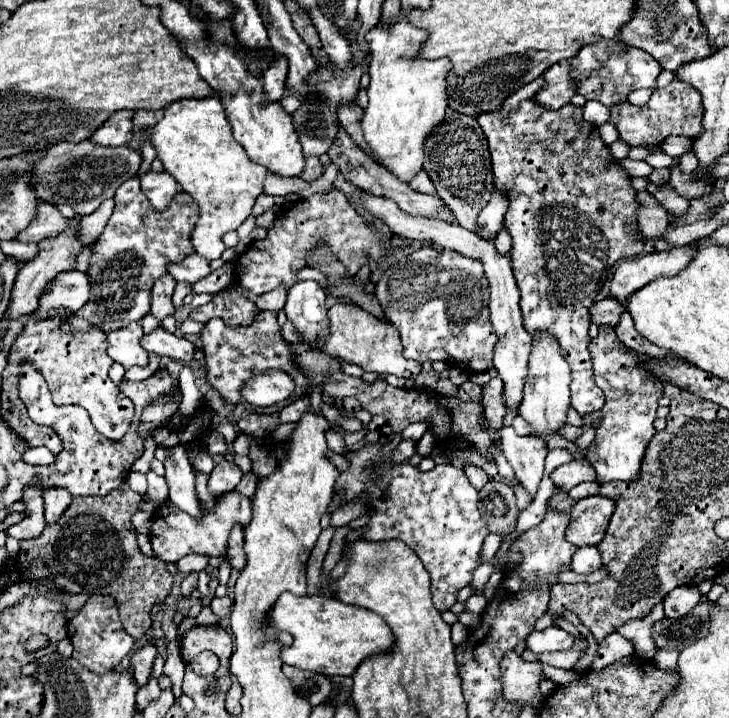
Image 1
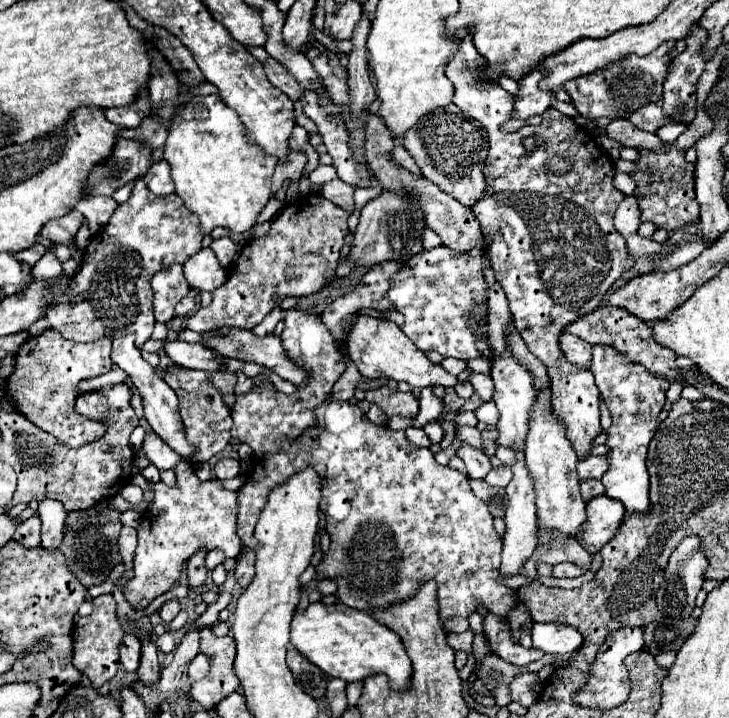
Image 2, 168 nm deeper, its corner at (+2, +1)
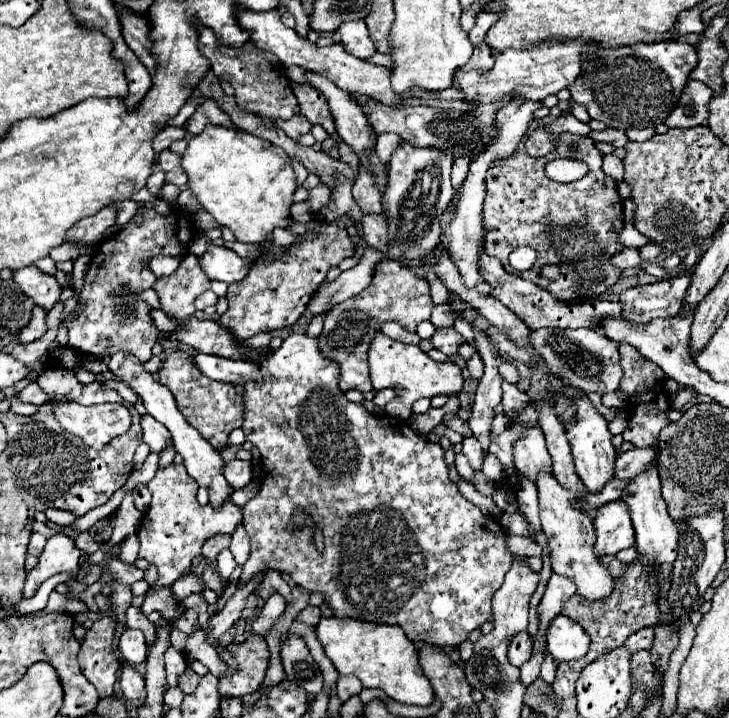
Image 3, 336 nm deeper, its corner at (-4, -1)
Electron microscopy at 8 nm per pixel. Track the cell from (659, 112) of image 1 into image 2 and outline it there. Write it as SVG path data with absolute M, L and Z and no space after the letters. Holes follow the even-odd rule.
M662 99L656 101L656 103L648 103L648 105L640 107L640 109L634 111L628 119L630 119L638 129L648 131L648 133L656 133L660 127L664 127L664 125L668 125L668 123L674 123L670 117L664 115Z

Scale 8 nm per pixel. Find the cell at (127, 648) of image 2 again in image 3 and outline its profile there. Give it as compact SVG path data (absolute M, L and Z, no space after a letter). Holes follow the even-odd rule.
M126 629L120 637L120 651L124 653L128 665L134 667L138 663L144 663L144 657L148 653L144 633L140 633L140 629Z

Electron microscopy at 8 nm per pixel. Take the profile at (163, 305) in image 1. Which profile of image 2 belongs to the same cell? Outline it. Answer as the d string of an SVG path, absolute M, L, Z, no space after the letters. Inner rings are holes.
M172 265L166 271L158 271L152 277L154 291L154 315L158 323L168 323L174 317L176 303L190 291L184 279L182 265Z

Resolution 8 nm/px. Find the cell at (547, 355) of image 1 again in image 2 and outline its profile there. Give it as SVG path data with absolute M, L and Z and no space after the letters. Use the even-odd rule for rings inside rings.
M550 385L536 391L536 399L530 409L530 419L528 419L528 435L526 435L524 453L526 453L528 471L536 487L538 525L544 529L558 529L566 537L574 537L586 519L586 511L584 511L586 503L580 495L580 487L578 487L580 481L576 477L578 455L572 449L570 439L566 437L566 427L562 419L554 413Z

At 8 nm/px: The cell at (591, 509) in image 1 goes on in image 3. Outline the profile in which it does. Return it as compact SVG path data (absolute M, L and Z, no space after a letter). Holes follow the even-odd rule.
M612 501L596 509L596 553L616 555L622 549L634 547L634 527L630 521L628 505L624 501Z

